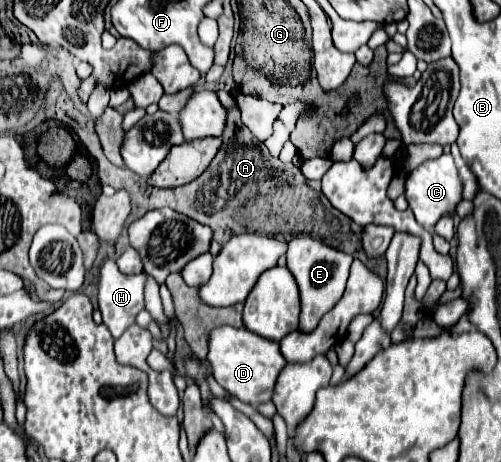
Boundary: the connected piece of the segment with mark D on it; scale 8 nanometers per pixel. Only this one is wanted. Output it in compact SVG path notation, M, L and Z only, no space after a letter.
M223 325L223 327L215 327L209 333L207 345L209 345L207 361L211 365L211 373L223 389L227 389L239 401L249 403L253 407L271 401L271 387L275 385L279 371L285 367L285 359L279 351L277 341L263 339L247 329Z

